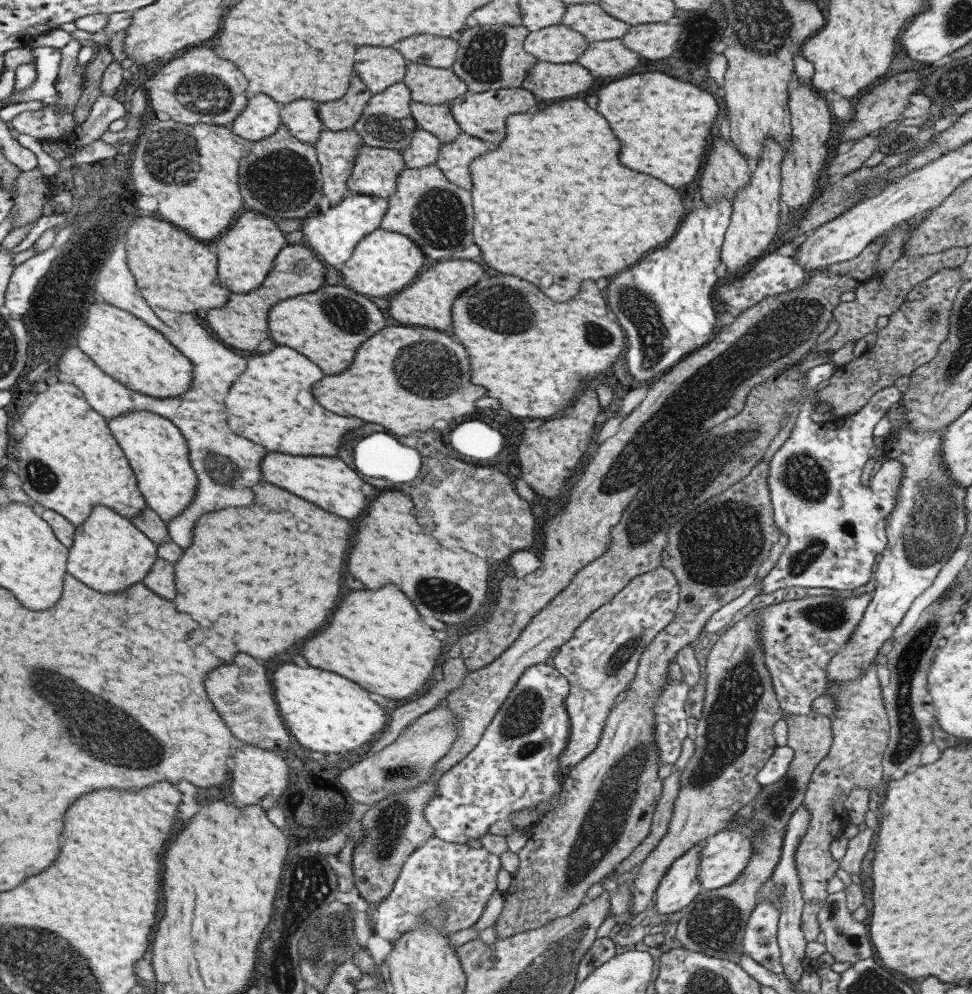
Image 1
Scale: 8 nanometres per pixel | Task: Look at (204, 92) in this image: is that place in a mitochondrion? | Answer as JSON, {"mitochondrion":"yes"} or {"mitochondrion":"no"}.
{"mitochondrion":"yes"}

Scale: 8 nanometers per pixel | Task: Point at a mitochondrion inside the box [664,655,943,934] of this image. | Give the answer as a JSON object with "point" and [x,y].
{"point":[909,736]}

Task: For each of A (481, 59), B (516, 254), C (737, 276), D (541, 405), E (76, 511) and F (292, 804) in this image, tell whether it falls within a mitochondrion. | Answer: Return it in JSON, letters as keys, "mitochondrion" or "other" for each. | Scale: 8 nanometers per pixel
{"A":"mitochondrion","B":"other","C":"other","D":"other","E":"other","F":"other"}

